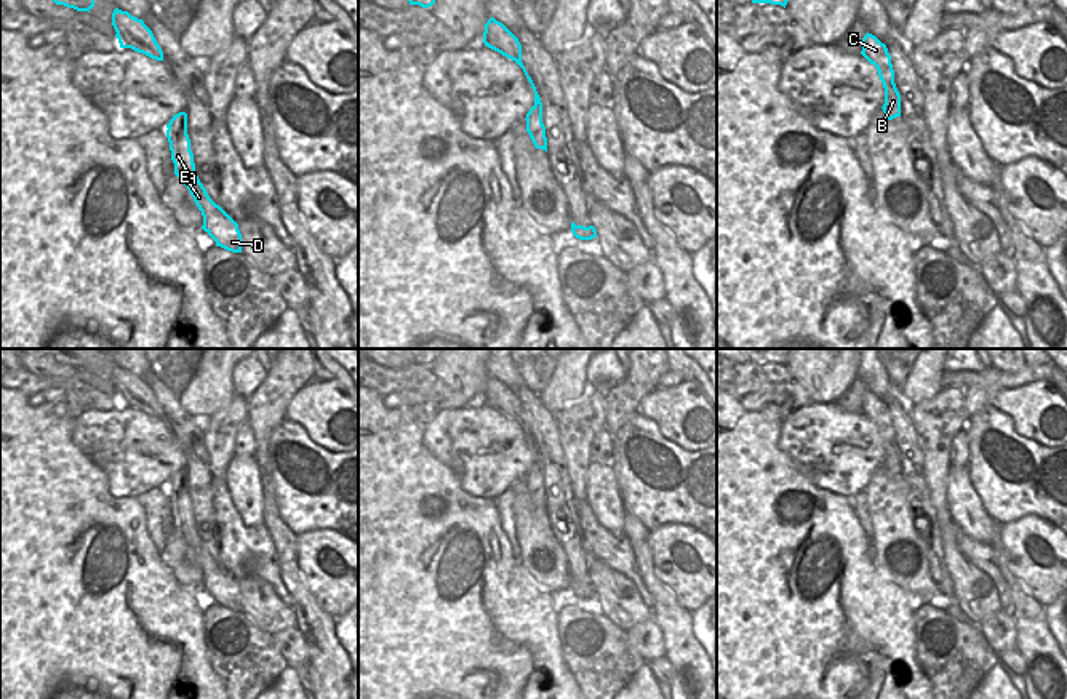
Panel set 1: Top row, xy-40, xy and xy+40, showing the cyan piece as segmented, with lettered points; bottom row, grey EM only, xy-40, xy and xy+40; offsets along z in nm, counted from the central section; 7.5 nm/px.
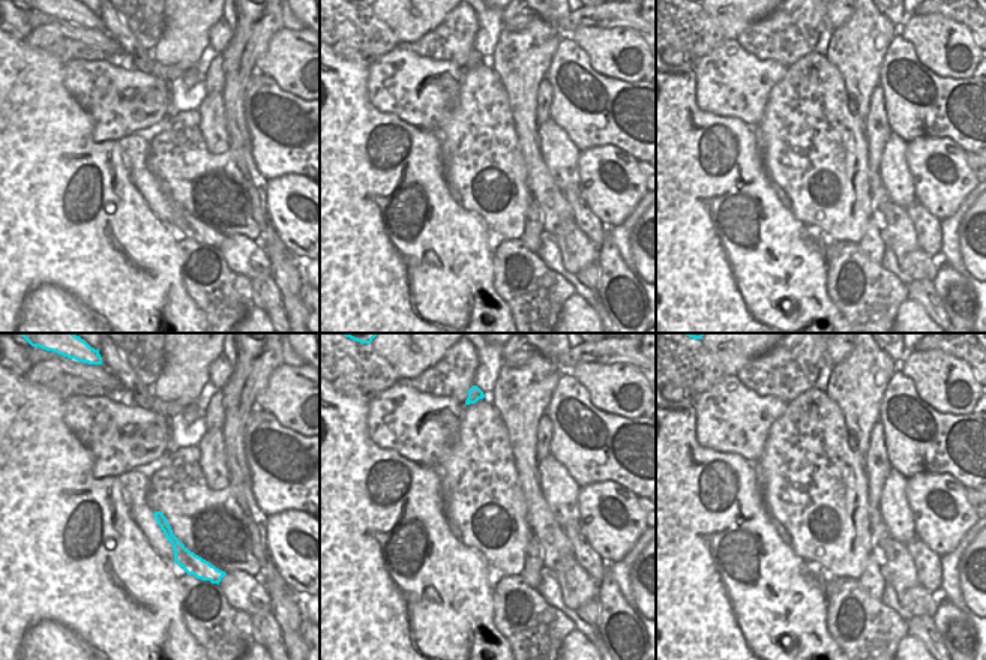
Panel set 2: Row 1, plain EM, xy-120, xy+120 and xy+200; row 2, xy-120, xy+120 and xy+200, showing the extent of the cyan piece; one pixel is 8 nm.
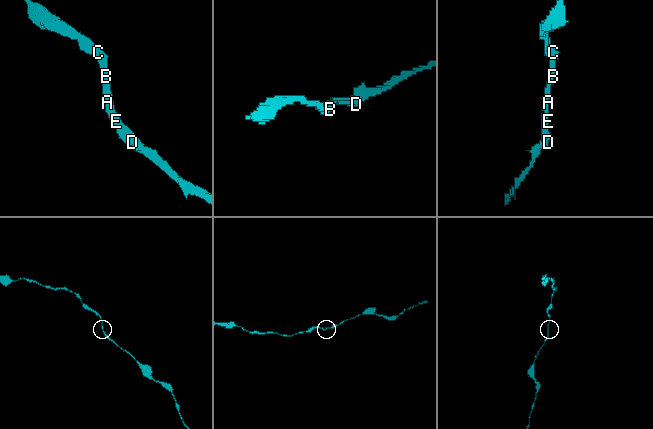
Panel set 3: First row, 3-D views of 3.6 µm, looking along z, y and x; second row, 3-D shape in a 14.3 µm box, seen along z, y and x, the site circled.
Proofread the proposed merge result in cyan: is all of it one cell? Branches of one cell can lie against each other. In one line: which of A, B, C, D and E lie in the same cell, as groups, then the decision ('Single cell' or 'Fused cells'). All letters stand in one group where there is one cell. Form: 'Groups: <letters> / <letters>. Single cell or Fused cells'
Groups: A B C D E. Single cell

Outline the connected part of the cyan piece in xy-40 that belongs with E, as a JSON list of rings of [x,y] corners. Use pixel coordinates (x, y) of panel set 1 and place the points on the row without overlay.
[[[179,470],[173,473],[166,486],[174,533],[189,547],[195,563],[202,569],[202,587],[216,600],[216,605],[232,611],[242,611],[242,592],[238,582],[210,557],[195,531],[194,512],[187,493],[187,472]]]

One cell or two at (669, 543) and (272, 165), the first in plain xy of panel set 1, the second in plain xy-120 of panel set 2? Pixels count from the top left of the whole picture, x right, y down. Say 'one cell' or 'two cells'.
two cells

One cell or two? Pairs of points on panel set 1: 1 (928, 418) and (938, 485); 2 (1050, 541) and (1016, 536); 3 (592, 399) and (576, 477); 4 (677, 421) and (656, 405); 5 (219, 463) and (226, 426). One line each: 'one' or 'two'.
1: one
2: one
3: one
4: one
5: one

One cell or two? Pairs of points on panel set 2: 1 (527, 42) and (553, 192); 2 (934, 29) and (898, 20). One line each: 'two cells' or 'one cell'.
1: one cell
2: two cells

